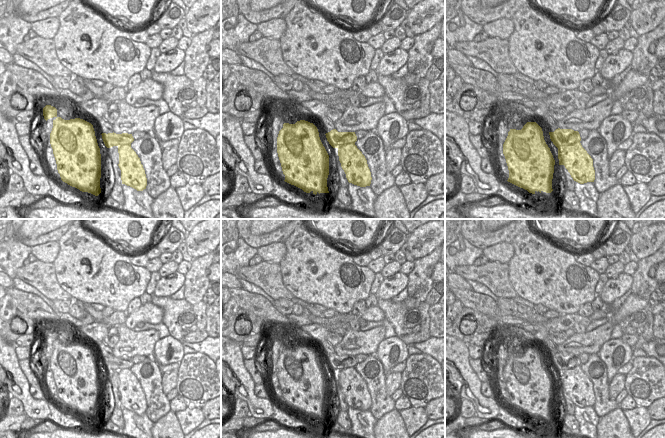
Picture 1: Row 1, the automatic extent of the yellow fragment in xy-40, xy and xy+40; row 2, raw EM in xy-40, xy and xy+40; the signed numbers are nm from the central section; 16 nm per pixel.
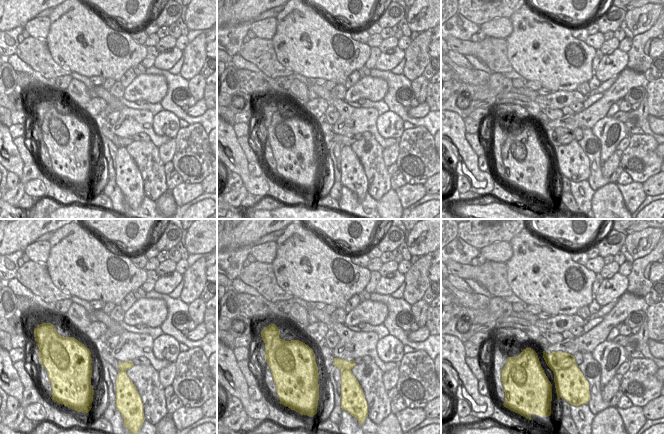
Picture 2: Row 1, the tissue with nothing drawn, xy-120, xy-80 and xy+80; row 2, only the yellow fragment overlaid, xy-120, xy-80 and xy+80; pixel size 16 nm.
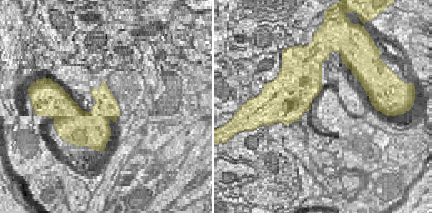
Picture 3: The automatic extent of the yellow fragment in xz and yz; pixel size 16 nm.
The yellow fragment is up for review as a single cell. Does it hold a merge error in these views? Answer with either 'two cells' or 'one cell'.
two cells

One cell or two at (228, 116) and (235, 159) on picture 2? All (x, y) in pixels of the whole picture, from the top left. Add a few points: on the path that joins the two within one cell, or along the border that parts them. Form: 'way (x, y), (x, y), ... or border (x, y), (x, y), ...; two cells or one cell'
border (227, 121), (232, 126); two cells

